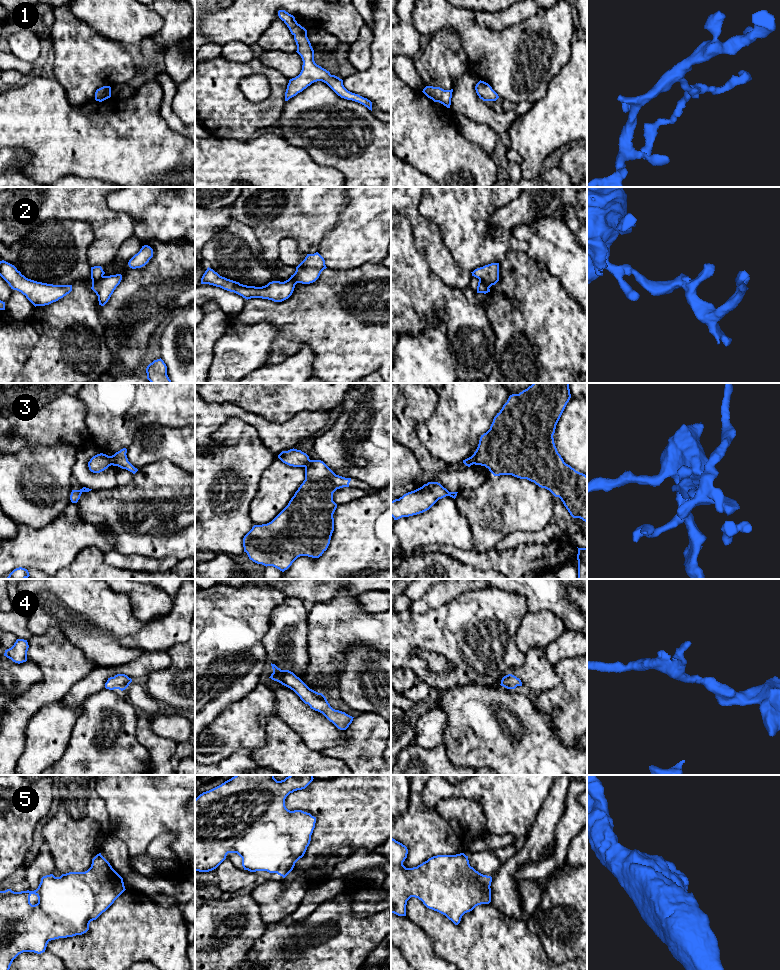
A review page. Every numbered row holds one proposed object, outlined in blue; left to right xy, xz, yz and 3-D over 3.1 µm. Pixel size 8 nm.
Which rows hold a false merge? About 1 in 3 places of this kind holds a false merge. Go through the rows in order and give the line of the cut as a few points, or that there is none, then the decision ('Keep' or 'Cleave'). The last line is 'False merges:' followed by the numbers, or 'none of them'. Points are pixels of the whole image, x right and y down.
1: No split. Keep
2: Split along xy (103, 276), (92, 284). Cleave
3: Split along xy (110, 456), (112, 464). Cleave
4: No split. Keep
5: No split. Keep
False merges: 2, 3

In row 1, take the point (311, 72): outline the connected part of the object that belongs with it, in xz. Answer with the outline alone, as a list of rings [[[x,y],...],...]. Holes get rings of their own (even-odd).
[[[285,10],[278,11],[279,18],[287,25],[297,45],[297,53],[301,56],[303,65],[298,76],[289,80],[285,92],[285,101],[302,92],[312,83],[326,83],[341,98],[358,102],[372,111],[372,102],[358,94],[348,91],[343,80],[317,65],[314,61],[314,50],[307,37],[307,30],[297,23],[295,17]]]

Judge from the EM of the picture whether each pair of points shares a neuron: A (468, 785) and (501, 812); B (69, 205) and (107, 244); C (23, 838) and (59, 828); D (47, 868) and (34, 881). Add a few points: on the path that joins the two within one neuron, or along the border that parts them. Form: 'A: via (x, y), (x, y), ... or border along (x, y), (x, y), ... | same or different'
A: via (476, 787), (493, 804) | same
B: via (81, 206), (107, 232) | same
C: border along (39, 828), (37, 830) | different
D: via (43, 870), (36, 877) | same

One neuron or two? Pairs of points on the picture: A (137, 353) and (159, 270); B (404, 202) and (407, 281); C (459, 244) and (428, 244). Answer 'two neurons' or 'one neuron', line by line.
A: one neuron
B: two neurons
C: two neurons

